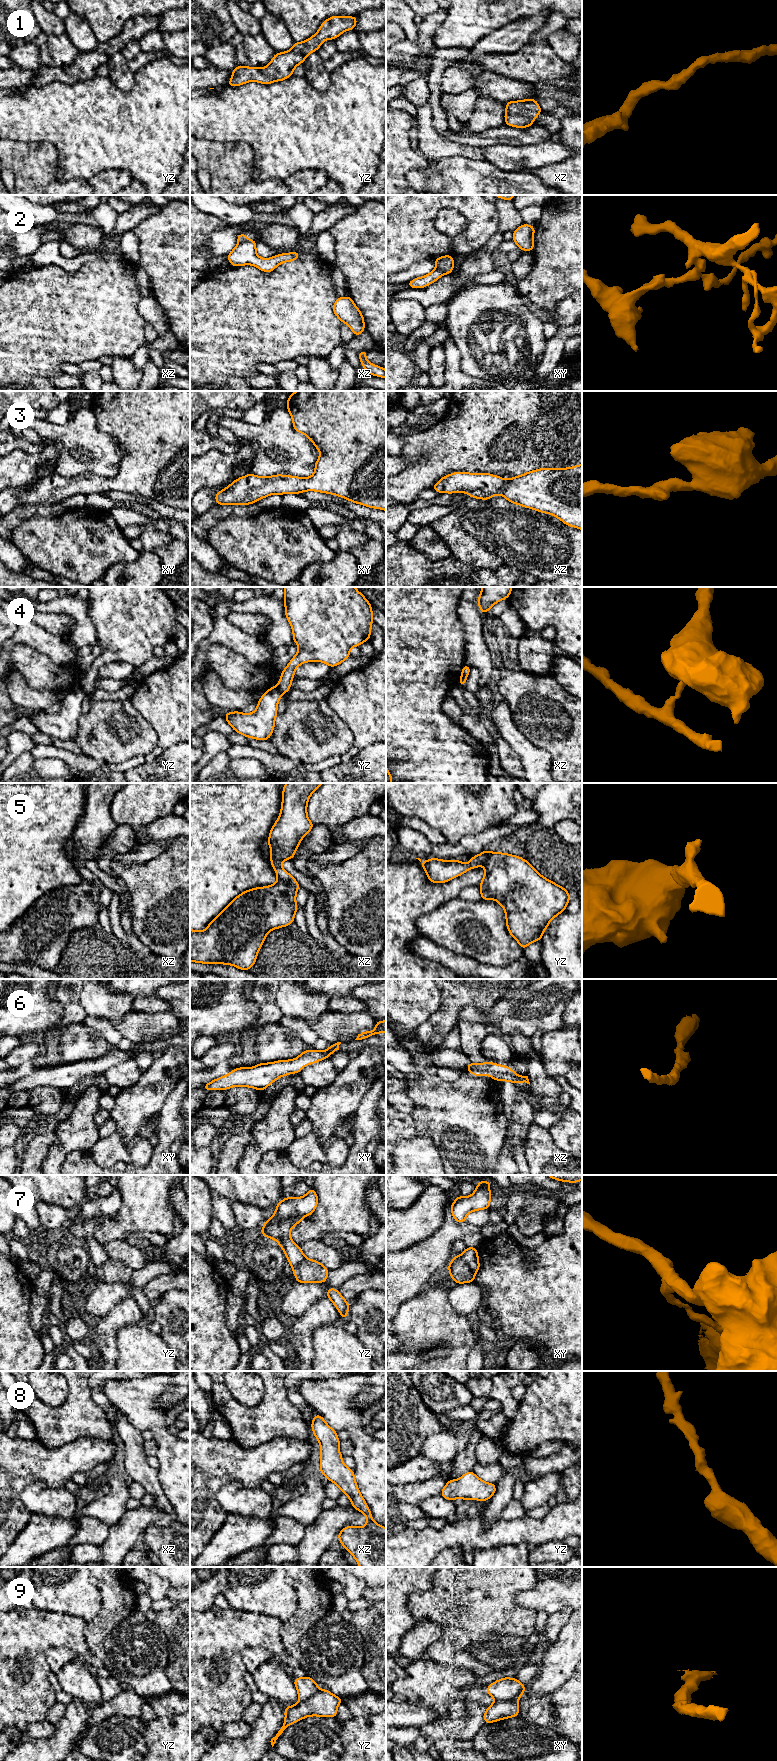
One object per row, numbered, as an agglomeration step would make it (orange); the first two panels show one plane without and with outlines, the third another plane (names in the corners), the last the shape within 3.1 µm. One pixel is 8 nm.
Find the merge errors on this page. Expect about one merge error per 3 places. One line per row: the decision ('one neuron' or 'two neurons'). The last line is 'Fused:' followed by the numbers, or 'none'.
1: one neuron
2: two neurons
3: one neuron
4: two neurons
5: one neuron
6: one neuron
7: two neurons
8: one neuron
9: two neurons
Fused: 2, 4, 7, 9

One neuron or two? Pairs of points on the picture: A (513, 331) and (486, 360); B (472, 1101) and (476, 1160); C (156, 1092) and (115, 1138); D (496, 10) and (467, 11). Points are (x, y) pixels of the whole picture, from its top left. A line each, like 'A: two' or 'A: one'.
A: one
B: one
C: two
D: one

